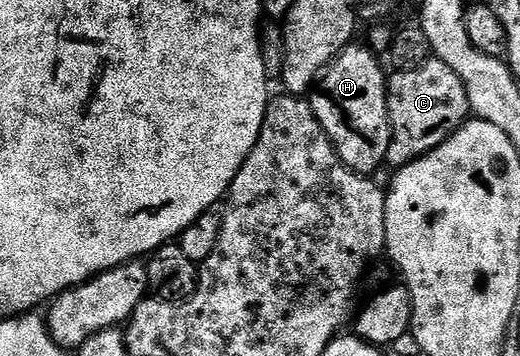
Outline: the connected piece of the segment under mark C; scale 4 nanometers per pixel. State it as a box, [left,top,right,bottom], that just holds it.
[385,57,471,169]

